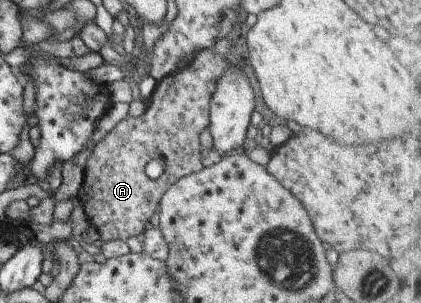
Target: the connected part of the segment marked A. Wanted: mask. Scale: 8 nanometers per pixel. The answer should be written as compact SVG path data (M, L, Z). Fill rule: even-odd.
M211 50L198 52L182 69L168 74L155 85L148 107L141 116L133 118L127 115L91 150L78 198L88 222L95 226L104 243L110 240L127 241L131 236L139 236L151 216L157 212L163 194L184 176L202 169L203 148L199 143L199 134L210 125L211 96L215 92L216 80L225 74L227 68L231 68L231 65L224 56ZM158 158L165 159L166 169L159 178L152 180L146 176L145 167L151 160Z

